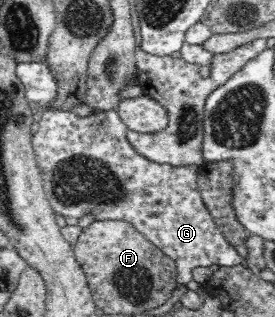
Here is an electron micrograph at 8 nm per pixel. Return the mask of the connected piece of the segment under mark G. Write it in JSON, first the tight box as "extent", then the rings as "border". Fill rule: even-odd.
{"extent":[31,109,244,285],"border":[[[48,109],[44,111],[40,121],[39,127],[36,133],[31,137],[31,144],[35,151],[35,161],[43,176],[43,188],[46,193],[46,197],[50,202],[50,206],[55,213],[60,213],[66,217],[82,217],[86,213],[92,213],[98,219],[121,219],[131,223],[140,233],[143,233],[156,247],[160,248],[163,253],[172,258],[177,265],[177,283],[186,285],[192,275],[192,270],[196,267],[210,267],[210,265],[219,265],[224,267],[234,267],[240,264],[244,264],[243,257],[236,251],[234,246],[230,245],[222,232],[216,228],[214,220],[206,204],[200,197],[198,191],[197,180],[199,177],[199,169],[196,165],[190,166],[172,166],[170,164],[158,164],[150,161],[150,159],[140,156],[138,152],[133,148],[133,145],[127,140],[128,126],[120,120],[120,116],[117,115],[116,110],[108,109],[108,111],[94,110],[94,113],[90,113],[87,116],[78,116],[70,111],[60,111],[59,109]]]}

